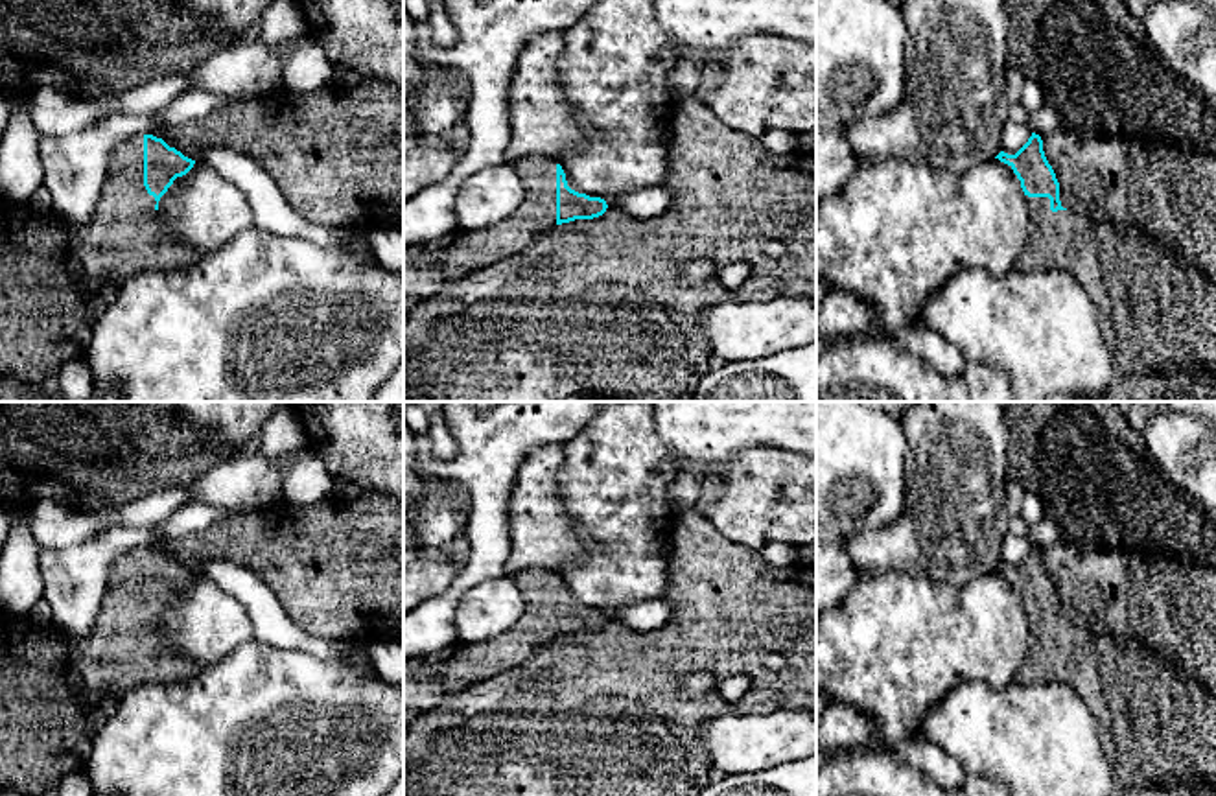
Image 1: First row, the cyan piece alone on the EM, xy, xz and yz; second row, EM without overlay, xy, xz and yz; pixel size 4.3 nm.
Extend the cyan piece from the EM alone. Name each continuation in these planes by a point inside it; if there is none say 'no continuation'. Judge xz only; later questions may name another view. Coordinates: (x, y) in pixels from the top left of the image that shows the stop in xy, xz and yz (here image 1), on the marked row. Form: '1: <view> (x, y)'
1: xz (428, 266)

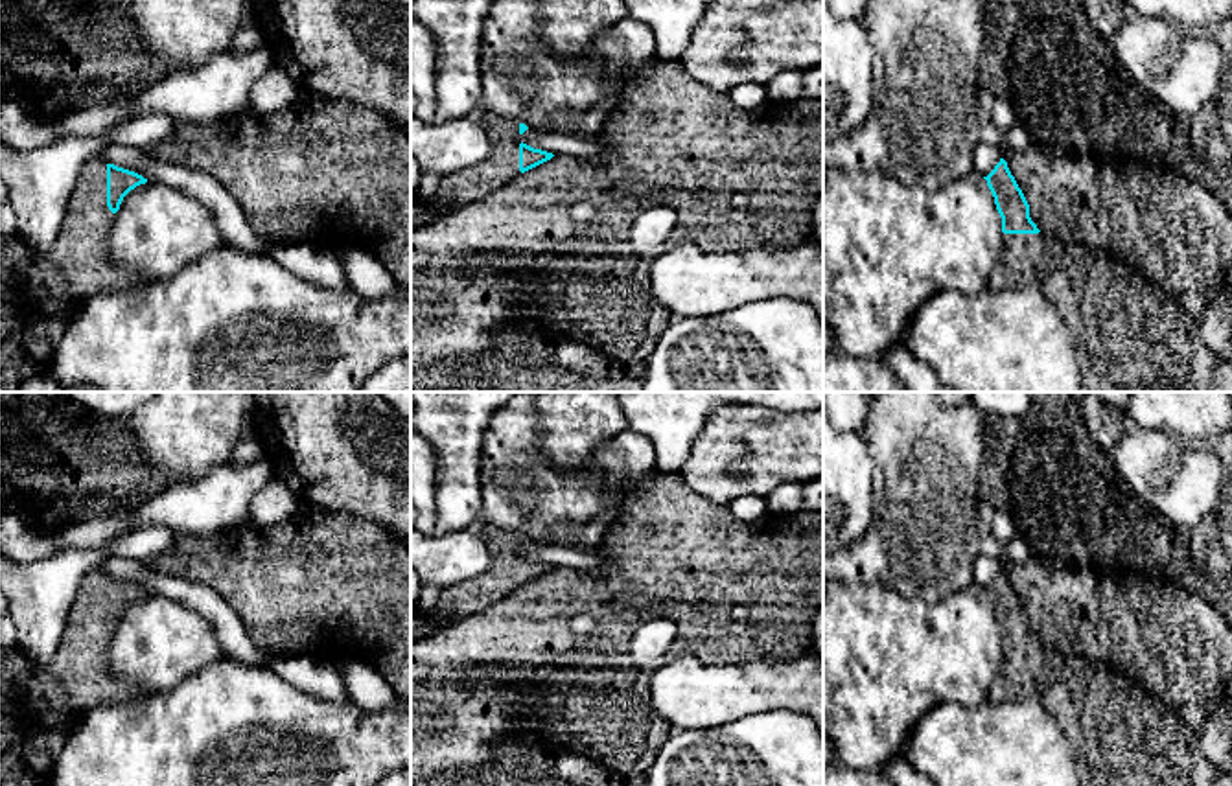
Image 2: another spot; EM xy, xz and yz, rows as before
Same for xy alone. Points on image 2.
1: xy (39, 293)

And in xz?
1: xz (472, 184)

